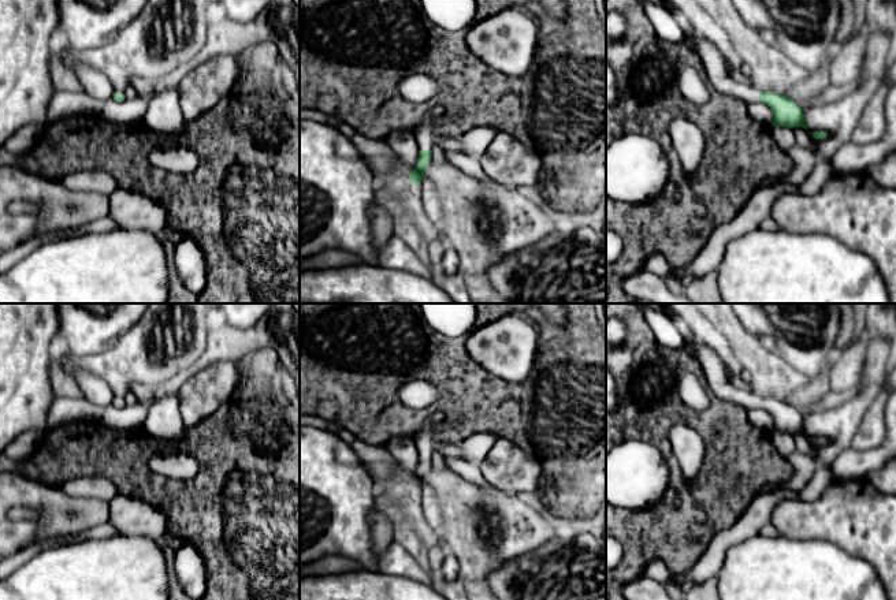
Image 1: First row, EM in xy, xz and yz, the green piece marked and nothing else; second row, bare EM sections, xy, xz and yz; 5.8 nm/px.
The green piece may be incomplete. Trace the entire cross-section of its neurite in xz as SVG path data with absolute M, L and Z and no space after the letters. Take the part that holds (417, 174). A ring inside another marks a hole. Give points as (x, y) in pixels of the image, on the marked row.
M431 105L421 124L416 128L414 137L420 148L419 161L416 168L410 172L408 180L417 186L424 178L428 168L432 150L435 148L435 126L443 118L442 105Z

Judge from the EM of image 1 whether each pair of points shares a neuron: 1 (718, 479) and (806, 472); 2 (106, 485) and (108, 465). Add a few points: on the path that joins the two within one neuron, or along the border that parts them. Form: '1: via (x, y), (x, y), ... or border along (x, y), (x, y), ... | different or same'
1: border along (791, 459), (792, 476), (787, 481), (765, 488) | different
2: border along (81, 472), (89, 476), (106, 477), (118, 492) | different

